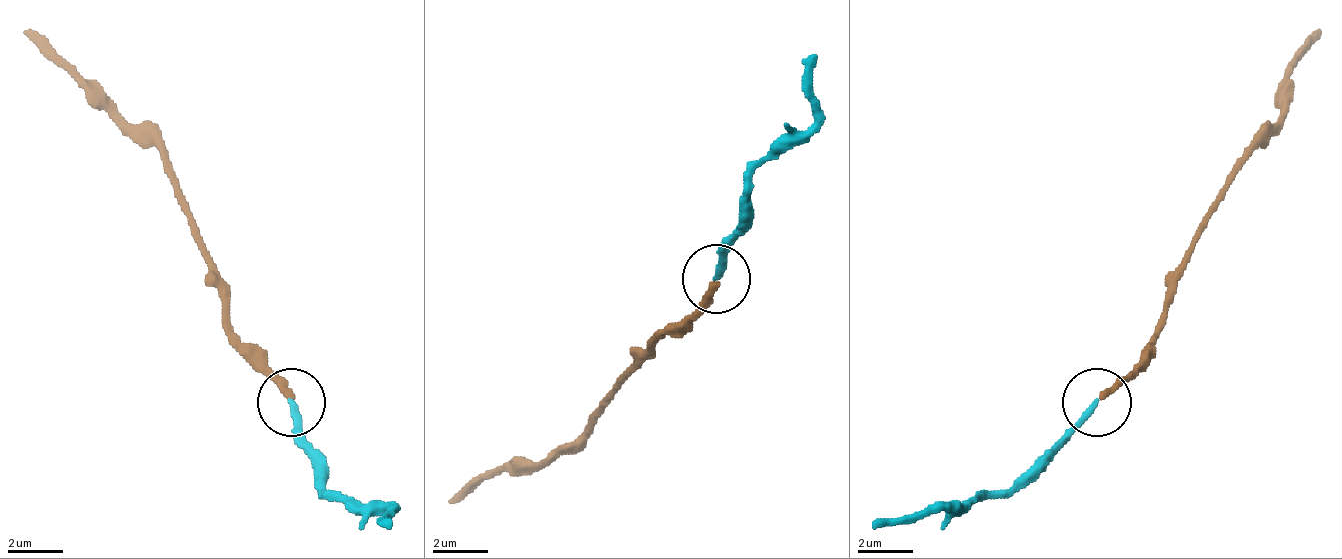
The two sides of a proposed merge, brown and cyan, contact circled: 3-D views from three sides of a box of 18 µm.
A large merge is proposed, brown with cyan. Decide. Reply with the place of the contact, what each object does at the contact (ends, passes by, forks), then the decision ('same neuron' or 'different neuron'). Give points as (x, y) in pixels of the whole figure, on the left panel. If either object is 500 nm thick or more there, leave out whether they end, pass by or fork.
(291, 402) | brown ends | cyan ends | same neuron

